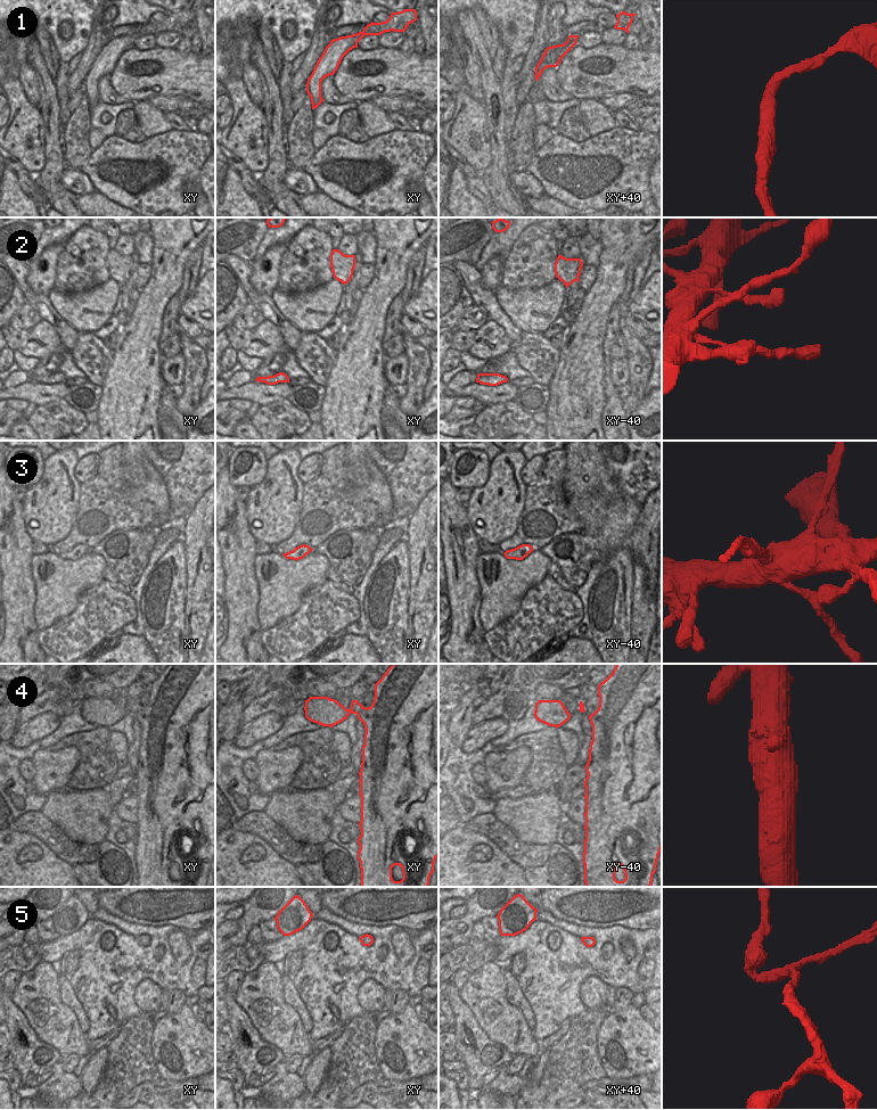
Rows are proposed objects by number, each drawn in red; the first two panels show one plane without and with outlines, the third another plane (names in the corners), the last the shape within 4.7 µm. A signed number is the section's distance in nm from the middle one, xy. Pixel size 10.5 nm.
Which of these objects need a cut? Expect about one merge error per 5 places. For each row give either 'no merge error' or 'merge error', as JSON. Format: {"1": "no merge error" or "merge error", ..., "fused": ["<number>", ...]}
{"1": "no merge error", "2": "no merge error", "3": "merge error", "4": "no merge error", "5": "no merge error", "fused": ["3"]}

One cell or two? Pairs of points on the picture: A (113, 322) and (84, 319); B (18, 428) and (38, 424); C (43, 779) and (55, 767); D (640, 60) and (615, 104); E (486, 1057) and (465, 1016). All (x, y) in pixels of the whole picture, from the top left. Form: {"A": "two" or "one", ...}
{"A": "two", "B": "two", "C": "one", "D": "two", "E": "one"}

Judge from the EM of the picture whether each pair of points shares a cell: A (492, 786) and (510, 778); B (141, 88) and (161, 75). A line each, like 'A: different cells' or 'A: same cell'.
A: same cell
B: same cell

